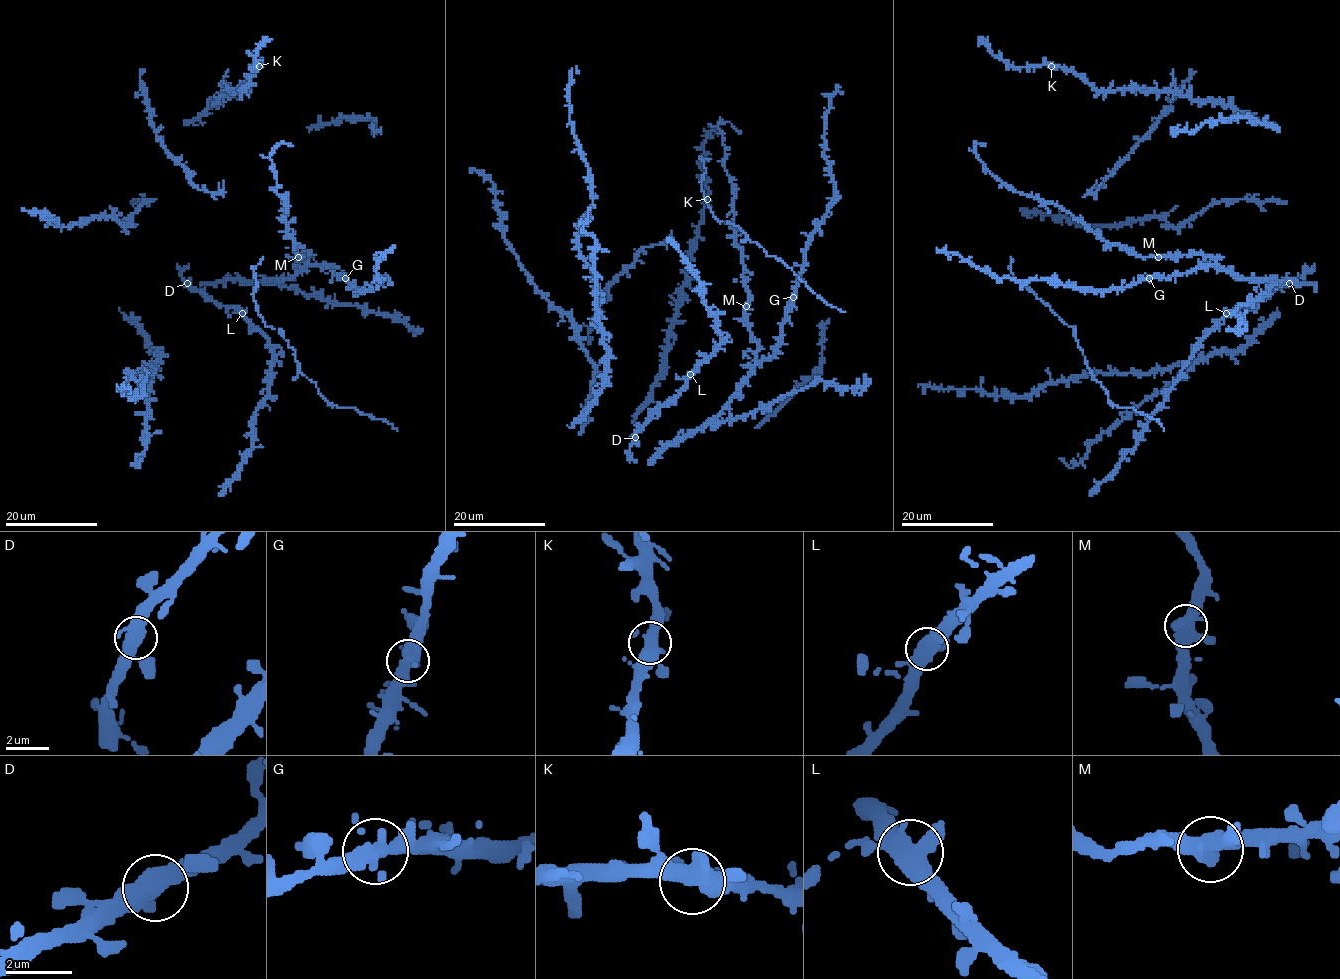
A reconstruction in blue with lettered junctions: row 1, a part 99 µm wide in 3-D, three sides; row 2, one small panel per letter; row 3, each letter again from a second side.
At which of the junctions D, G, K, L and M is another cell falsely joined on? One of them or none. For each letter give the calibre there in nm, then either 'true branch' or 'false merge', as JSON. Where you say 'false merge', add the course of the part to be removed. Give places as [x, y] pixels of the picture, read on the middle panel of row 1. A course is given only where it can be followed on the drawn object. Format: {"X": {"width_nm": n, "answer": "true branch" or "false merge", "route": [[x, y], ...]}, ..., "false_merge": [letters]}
{"D": {"width_nm": 400, "answer": "true branch"}, "G": {"width_nm": 420, "answer": "true branch"}, "K": {"width_nm": 420, "answer": "true branch"}, "L": {"width_nm": 420, "answer": "true branch"}, "M": {"width_nm": 440, "answer": "true branch"}, "false_merge": []}

